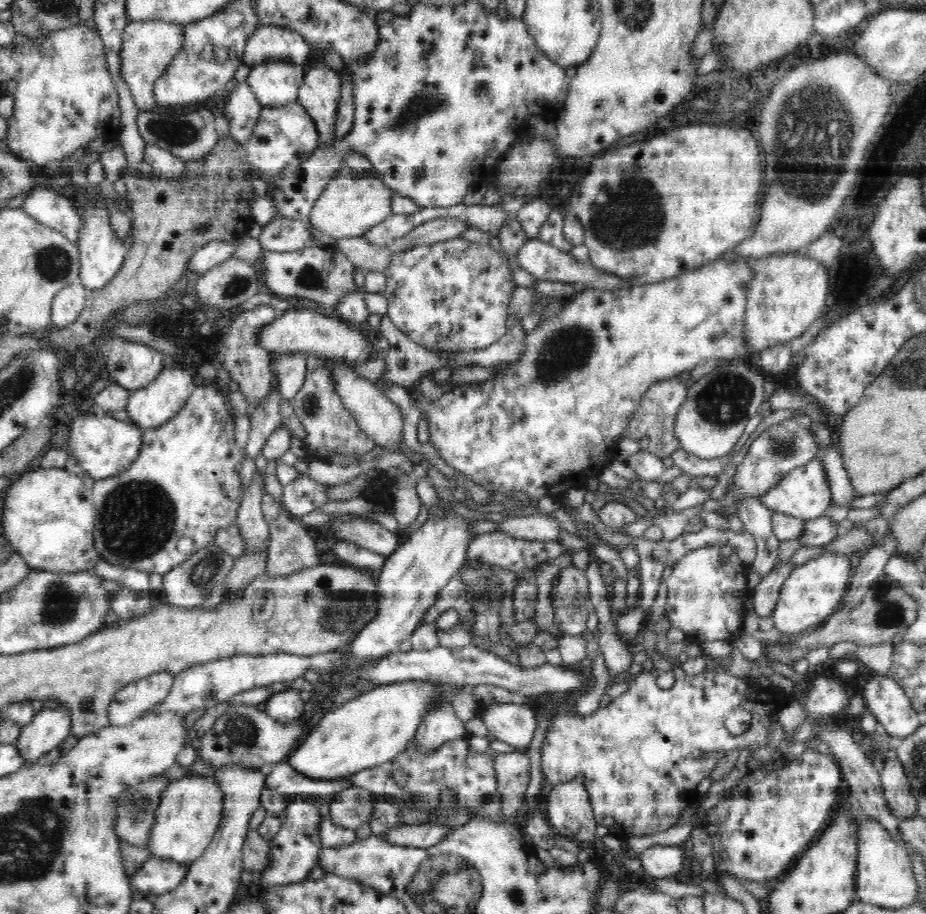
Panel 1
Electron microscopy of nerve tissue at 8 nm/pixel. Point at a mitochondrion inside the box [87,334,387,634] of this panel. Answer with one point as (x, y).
(138, 517)

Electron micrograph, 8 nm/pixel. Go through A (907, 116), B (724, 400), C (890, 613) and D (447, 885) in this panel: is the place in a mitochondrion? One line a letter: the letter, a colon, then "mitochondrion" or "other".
A: other
B: mitochondrion
C: mitochondrion
D: mitochondrion

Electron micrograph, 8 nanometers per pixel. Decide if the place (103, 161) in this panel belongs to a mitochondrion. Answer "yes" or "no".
no

